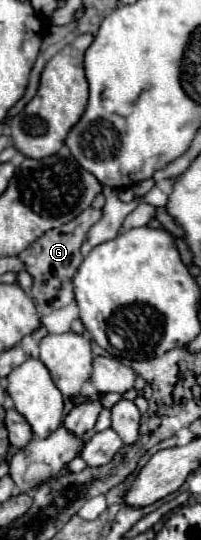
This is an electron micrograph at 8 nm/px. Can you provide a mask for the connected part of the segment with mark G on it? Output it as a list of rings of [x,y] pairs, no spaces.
[[[87,208],[83,210],[75,220],[59,226],[59,228],[51,228],[47,230],[43,236],[39,236],[29,248],[21,250],[17,254],[17,258],[23,262],[25,270],[33,276],[33,288],[31,288],[31,296],[33,300],[39,304],[41,314],[51,314],[63,306],[67,306],[69,302],[73,302],[73,284],[71,278],[75,274],[75,270],[79,268],[79,264],[83,262],[83,254],[81,254],[81,244],[89,232],[89,228],[101,218],[101,210],[93,210]]]

